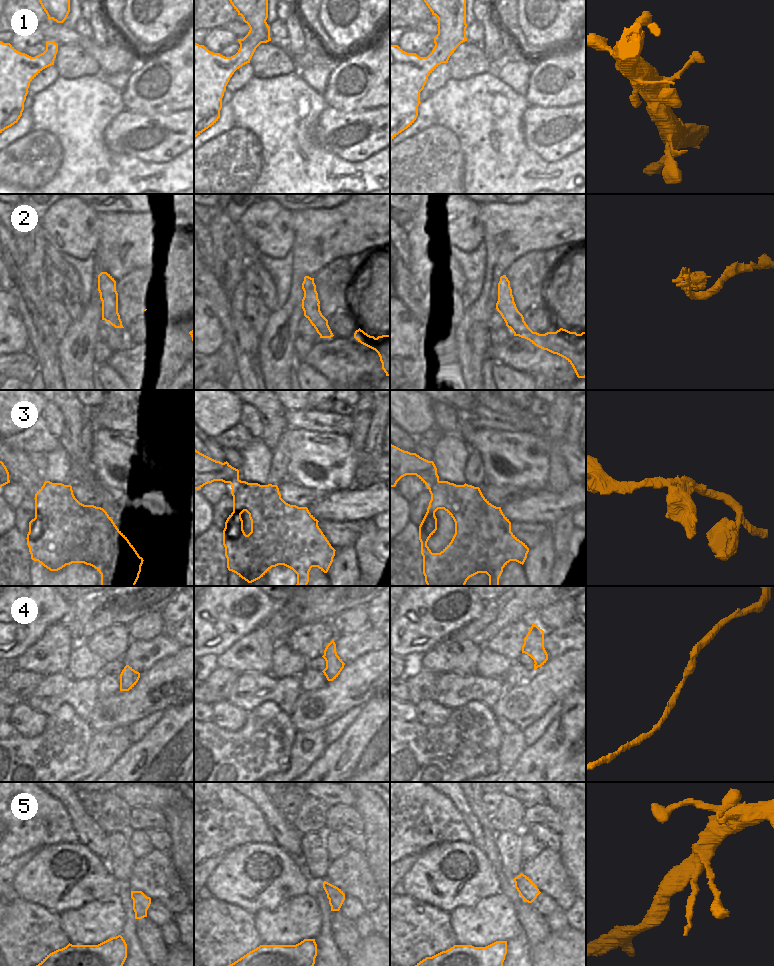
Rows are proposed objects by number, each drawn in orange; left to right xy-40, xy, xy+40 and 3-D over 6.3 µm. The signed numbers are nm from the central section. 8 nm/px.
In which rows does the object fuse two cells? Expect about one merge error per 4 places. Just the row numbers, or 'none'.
2, 3, 5.

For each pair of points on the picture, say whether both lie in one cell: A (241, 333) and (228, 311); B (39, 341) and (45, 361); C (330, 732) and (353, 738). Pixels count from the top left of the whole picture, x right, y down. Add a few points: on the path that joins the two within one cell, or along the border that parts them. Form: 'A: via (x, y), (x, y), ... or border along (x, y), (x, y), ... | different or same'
A: via (237, 328), (231, 316) | same
B: via (44, 346), (45, 356) | same
C: border along (357, 718), (336, 740), (327, 746) | different

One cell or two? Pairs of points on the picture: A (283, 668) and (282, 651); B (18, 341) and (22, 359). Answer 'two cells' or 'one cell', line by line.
A: one cell
B: two cells

